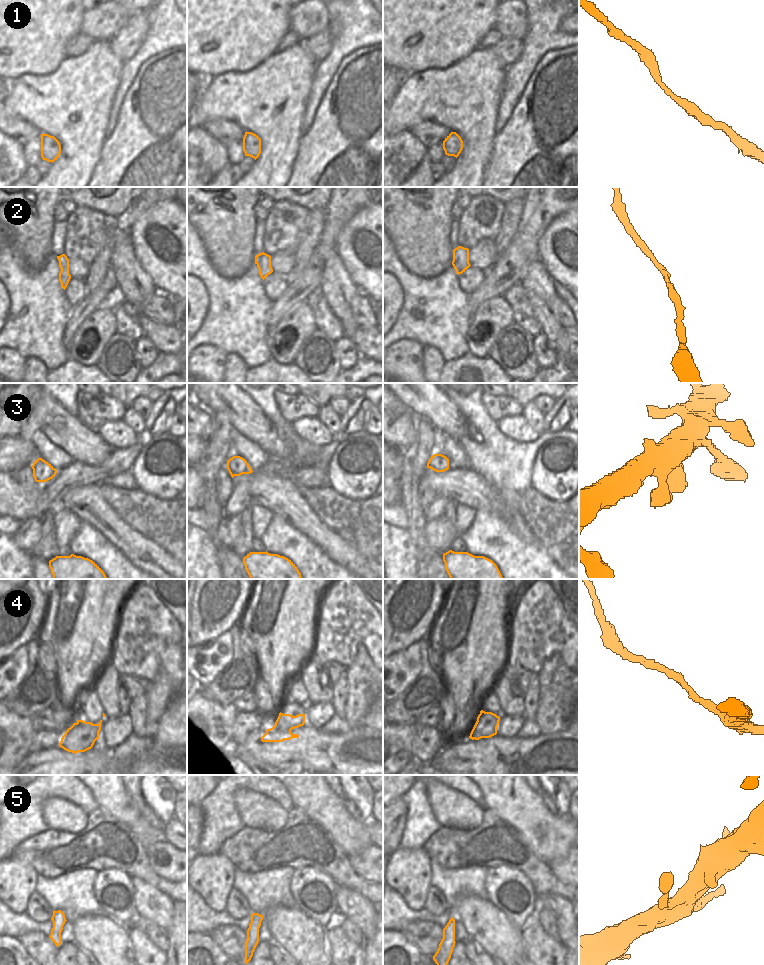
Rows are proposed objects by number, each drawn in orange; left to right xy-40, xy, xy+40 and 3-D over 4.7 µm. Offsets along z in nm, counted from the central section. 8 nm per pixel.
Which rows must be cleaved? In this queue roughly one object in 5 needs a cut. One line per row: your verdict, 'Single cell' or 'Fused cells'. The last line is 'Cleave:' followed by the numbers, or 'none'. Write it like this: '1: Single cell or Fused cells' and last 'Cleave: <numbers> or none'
1: Single cell
2: Single cell
3: Single cell
4: Single cell
5: Single cell
Cleave: none.

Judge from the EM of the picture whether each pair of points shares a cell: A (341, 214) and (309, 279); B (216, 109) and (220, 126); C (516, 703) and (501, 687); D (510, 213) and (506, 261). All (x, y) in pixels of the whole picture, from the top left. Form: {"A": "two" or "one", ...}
{"A": "one", "B": "two", "C": "one", "D": "two"}

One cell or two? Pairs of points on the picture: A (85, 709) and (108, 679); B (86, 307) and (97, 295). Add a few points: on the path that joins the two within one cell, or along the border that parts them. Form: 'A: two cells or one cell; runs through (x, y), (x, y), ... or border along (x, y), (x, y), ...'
A: two cells; border along (90, 688), (96, 695), (104, 712)
B: one cell; runs through (89, 304), (94, 298)

